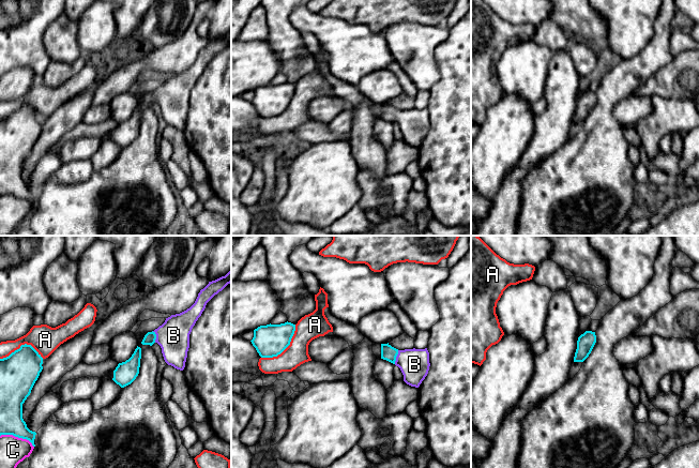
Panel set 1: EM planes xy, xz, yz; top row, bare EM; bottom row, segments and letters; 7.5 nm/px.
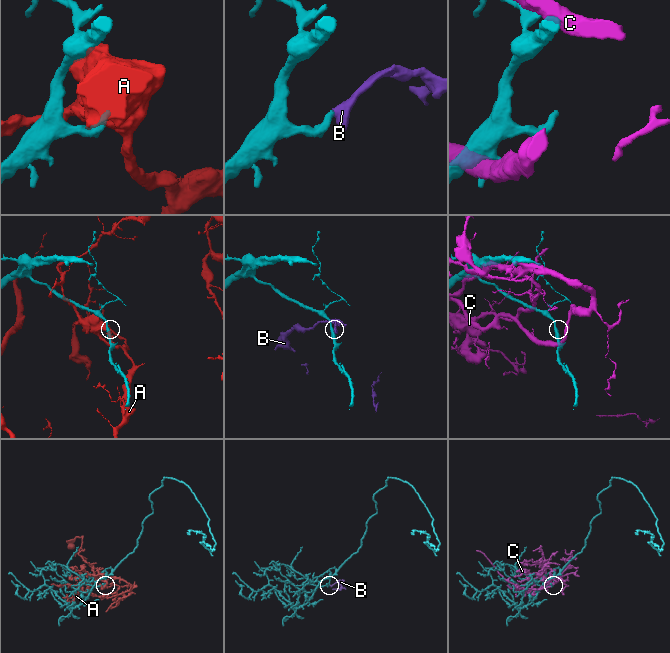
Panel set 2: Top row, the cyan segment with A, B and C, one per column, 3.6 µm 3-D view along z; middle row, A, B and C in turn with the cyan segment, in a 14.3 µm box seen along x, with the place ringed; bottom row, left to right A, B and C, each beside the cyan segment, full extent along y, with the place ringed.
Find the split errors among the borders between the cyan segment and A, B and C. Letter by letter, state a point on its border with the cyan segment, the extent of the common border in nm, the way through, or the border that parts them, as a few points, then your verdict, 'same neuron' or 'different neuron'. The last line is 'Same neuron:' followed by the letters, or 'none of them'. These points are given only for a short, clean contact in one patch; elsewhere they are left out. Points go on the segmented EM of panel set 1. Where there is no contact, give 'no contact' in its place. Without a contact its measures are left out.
A: meets cyan in xz at (285, 348); contact 360 nm long; different neuron
B: meets cyan in xz at (395, 357); contact 110 nm long; runs through xz (388, 352), (395, 357), (408, 360), (414, 364); same neuron
C: meets cyan in xy at (17, 436); contact 280 nm long; different neuron
Same neuron: B

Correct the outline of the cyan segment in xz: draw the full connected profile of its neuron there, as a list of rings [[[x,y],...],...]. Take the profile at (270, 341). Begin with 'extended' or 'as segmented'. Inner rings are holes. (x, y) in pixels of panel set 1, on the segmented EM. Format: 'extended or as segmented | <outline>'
as segmented | [[[288,321],[280,324],[260,326],[254,330],[250,342],[261,358],[273,358],[290,345],[294,331],[295,324]]]

